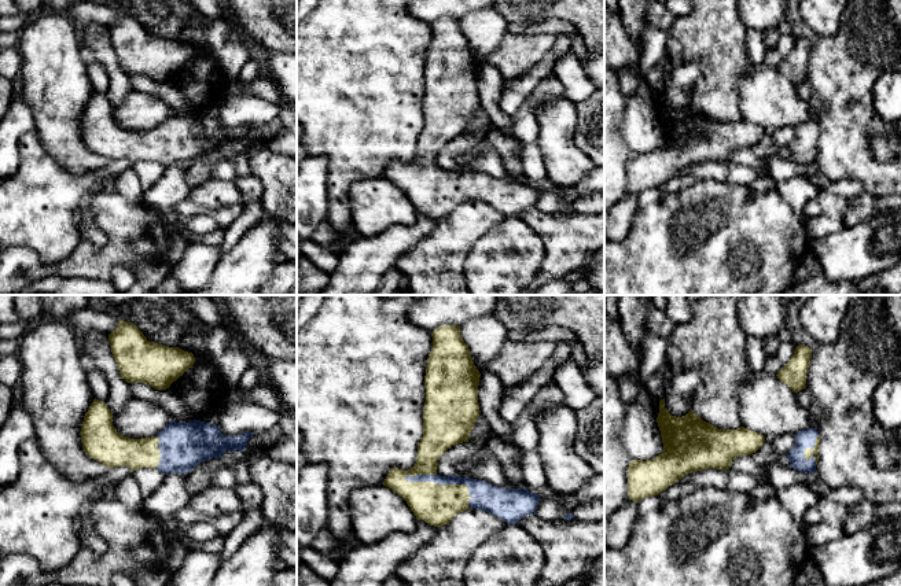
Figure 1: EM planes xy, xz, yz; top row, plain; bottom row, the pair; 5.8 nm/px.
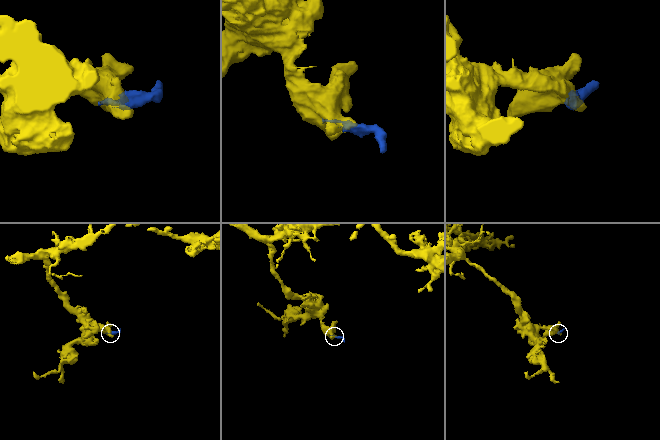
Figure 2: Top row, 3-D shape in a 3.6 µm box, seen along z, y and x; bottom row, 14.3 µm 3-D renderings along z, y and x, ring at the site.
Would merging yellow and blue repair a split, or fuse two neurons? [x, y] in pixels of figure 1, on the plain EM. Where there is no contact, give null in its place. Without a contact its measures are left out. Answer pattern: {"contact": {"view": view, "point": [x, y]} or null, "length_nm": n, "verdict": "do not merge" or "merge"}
{"contact": {"view": "xz", "point": [445, 177]}, "length_nm": 420, "verdict": "merge"}

